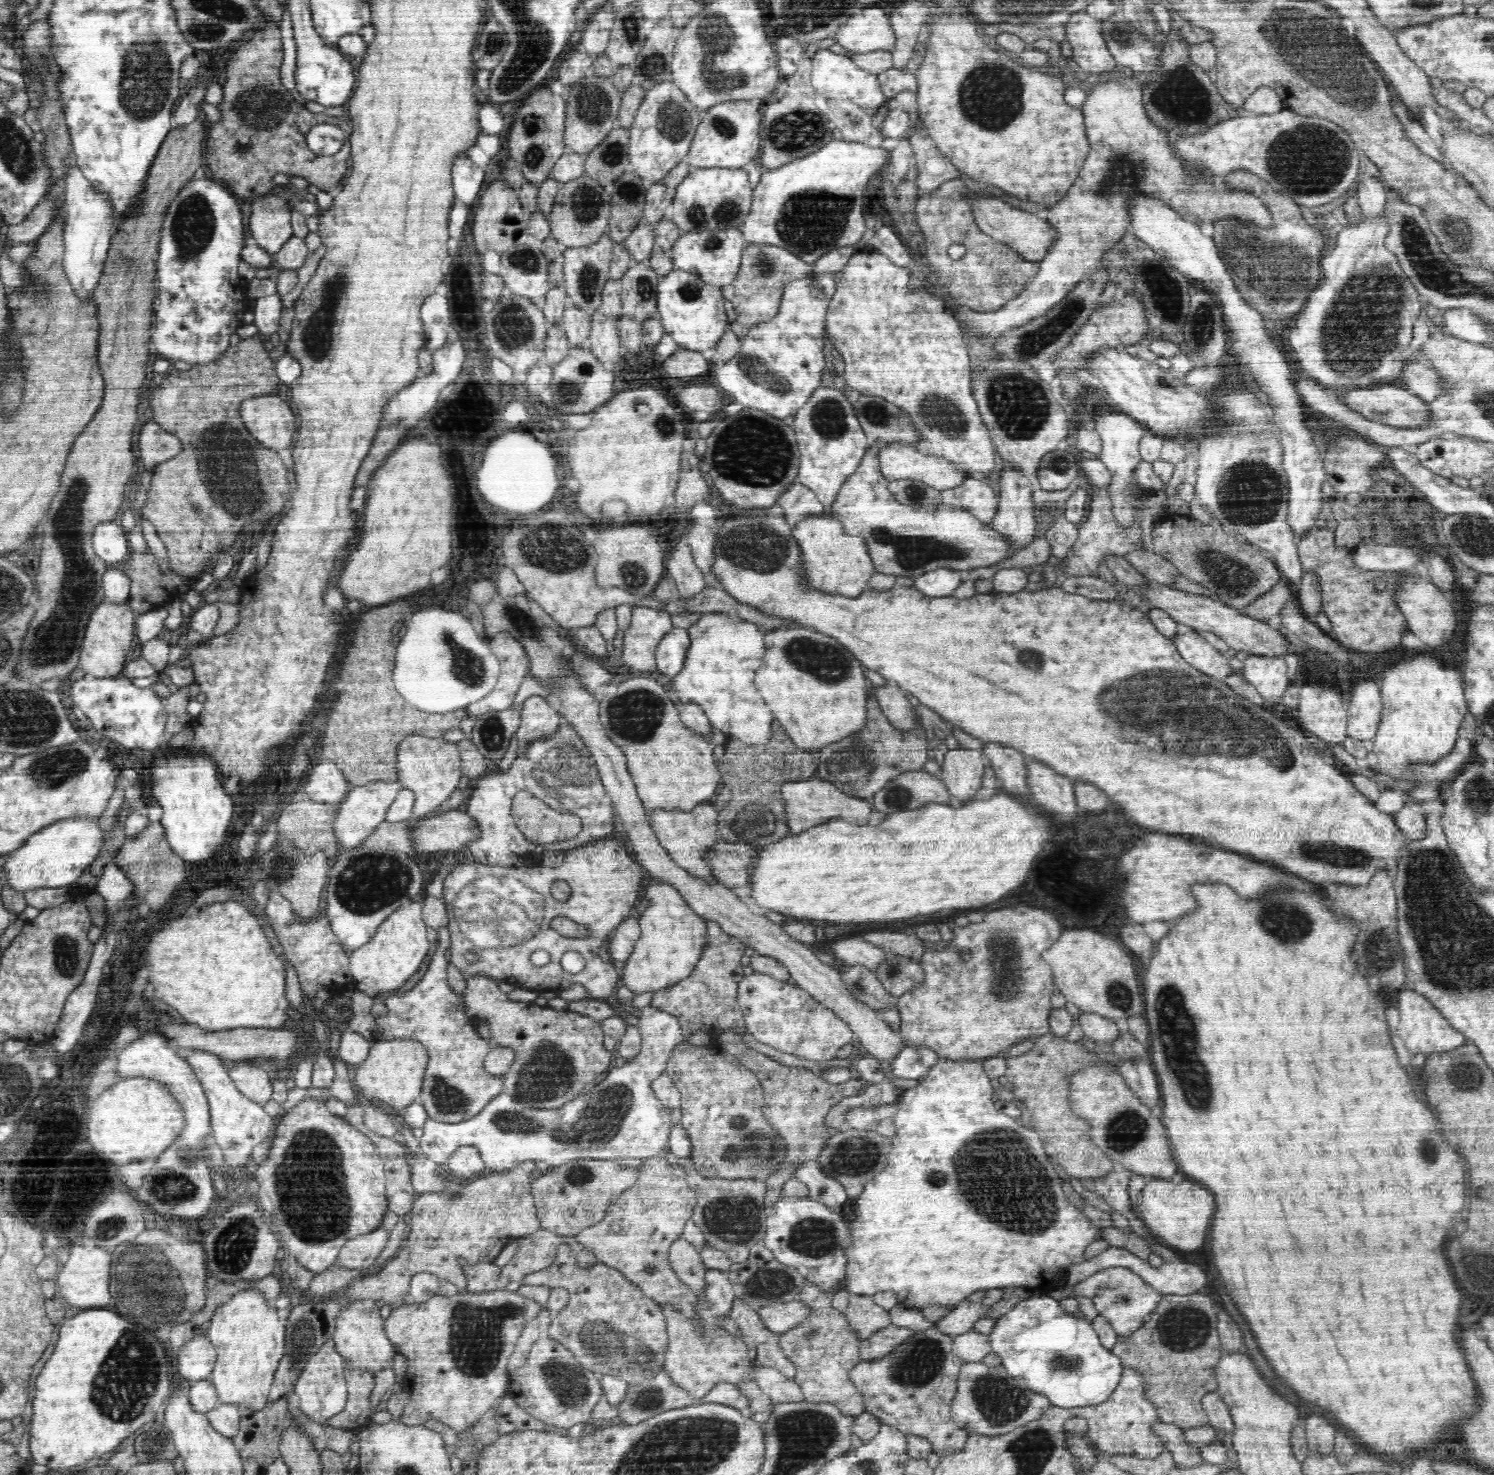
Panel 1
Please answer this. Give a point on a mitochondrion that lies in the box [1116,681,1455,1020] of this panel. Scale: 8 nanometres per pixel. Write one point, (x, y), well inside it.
(1294, 923)

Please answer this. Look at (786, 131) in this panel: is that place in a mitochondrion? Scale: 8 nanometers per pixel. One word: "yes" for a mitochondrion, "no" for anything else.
yes

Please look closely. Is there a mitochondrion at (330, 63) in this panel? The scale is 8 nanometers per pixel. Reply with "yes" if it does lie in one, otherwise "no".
no

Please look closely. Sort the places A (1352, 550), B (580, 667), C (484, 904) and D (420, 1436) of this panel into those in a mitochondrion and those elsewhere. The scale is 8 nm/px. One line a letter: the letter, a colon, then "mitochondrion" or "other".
A: other
B: mitochondrion
C: mitochondrion
D: other

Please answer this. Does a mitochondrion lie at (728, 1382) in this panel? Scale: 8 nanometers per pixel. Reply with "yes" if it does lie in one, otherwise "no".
no

